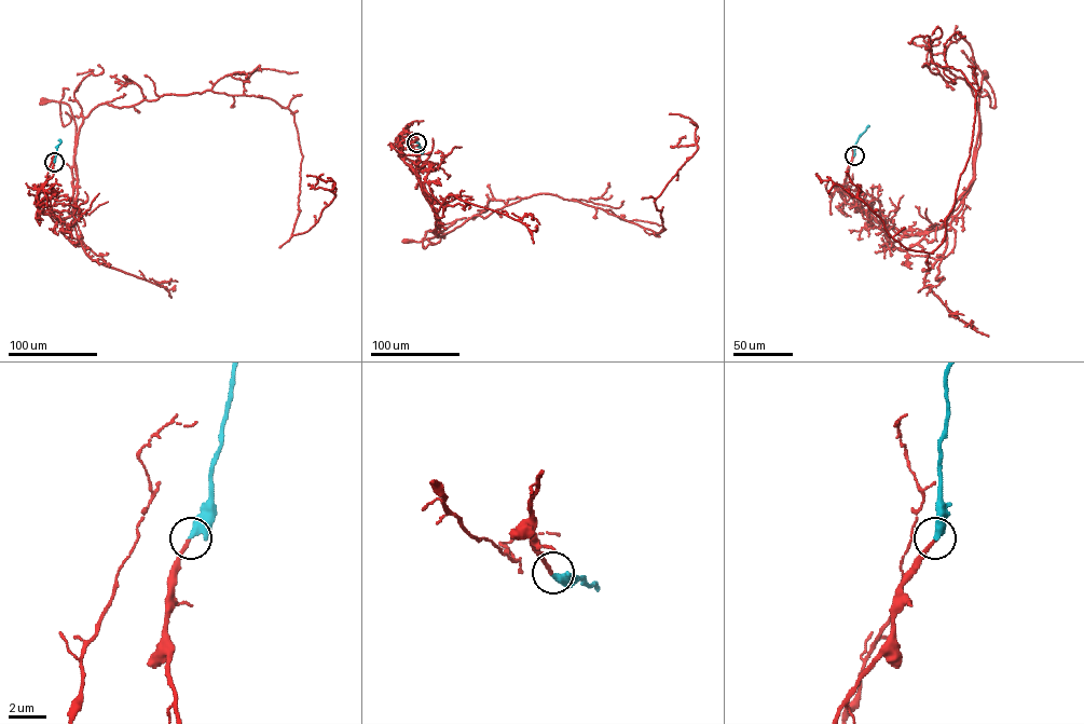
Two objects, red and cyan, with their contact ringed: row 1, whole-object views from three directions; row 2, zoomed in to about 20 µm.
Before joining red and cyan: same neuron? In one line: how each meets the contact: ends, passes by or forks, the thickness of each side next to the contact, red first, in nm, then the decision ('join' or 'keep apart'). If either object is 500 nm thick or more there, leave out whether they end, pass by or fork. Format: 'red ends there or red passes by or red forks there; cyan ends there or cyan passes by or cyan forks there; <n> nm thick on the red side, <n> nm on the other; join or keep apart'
red ends there; cyan ends there; 200 nm thick on the red side, 400 nm on the other; join

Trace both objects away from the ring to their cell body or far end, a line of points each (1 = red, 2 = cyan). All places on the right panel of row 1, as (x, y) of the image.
1: (854, 155), (841, 190), (886, 224), (908, 234), (934, 230), (950, 215), (974, 173), (985, 76)
2: (854, 155), (854, 145), (867, 126)

